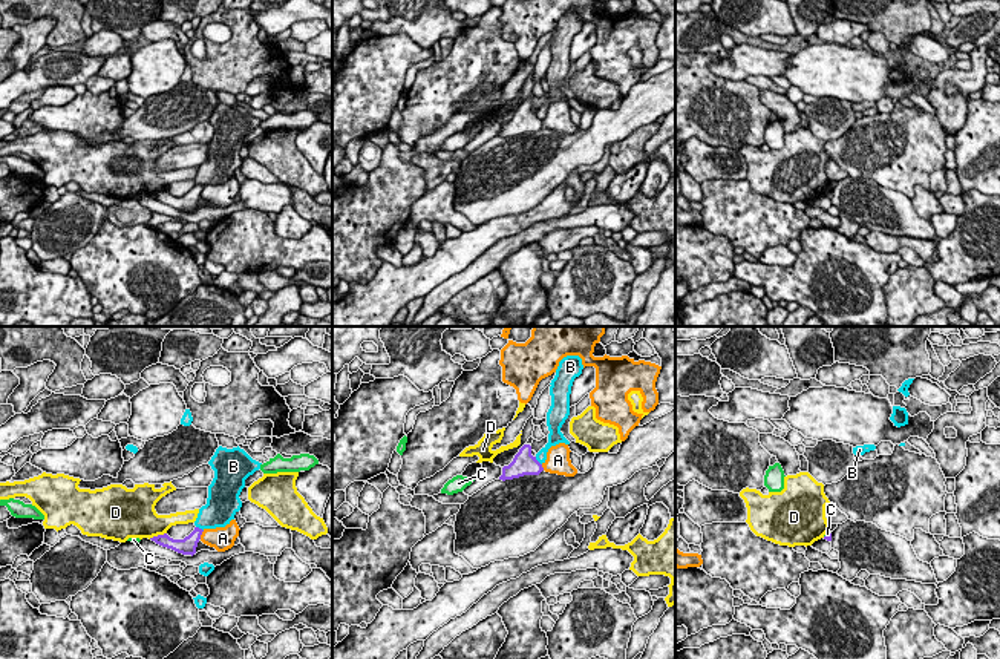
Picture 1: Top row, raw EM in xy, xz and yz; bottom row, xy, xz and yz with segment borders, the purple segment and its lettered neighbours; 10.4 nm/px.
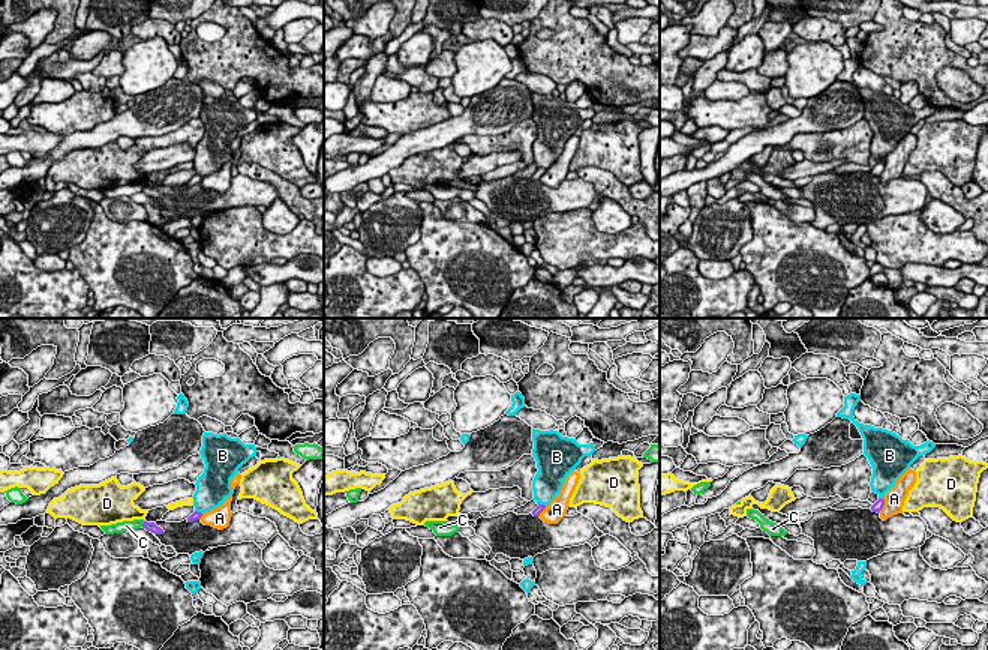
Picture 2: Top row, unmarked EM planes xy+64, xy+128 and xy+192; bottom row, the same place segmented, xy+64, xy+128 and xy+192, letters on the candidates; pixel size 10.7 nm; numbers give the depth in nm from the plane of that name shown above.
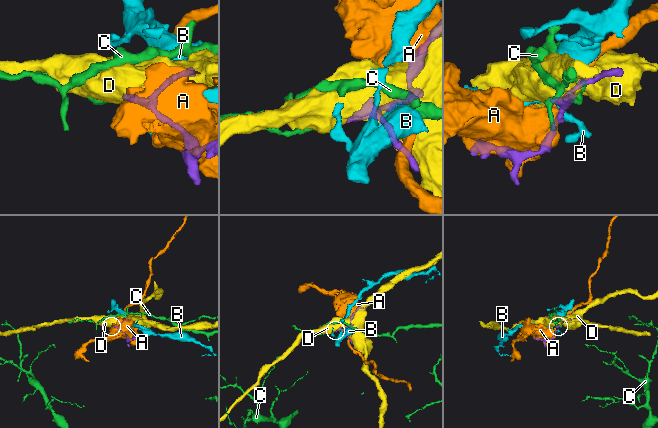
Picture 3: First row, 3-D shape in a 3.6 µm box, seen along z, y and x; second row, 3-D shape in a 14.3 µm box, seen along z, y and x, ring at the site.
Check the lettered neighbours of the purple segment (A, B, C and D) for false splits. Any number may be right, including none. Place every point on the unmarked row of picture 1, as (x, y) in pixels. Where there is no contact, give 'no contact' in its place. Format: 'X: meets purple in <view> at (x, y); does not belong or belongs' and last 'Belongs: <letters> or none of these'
A: meets purple in xy at (201, 190); does not belong
B: meets purple in xz at (538, 118); does not belong
C: meets purple in yz at (829, 192); does not belong
D: meets purple in xy at (156, 193); does not belong
Belongs: none of these

